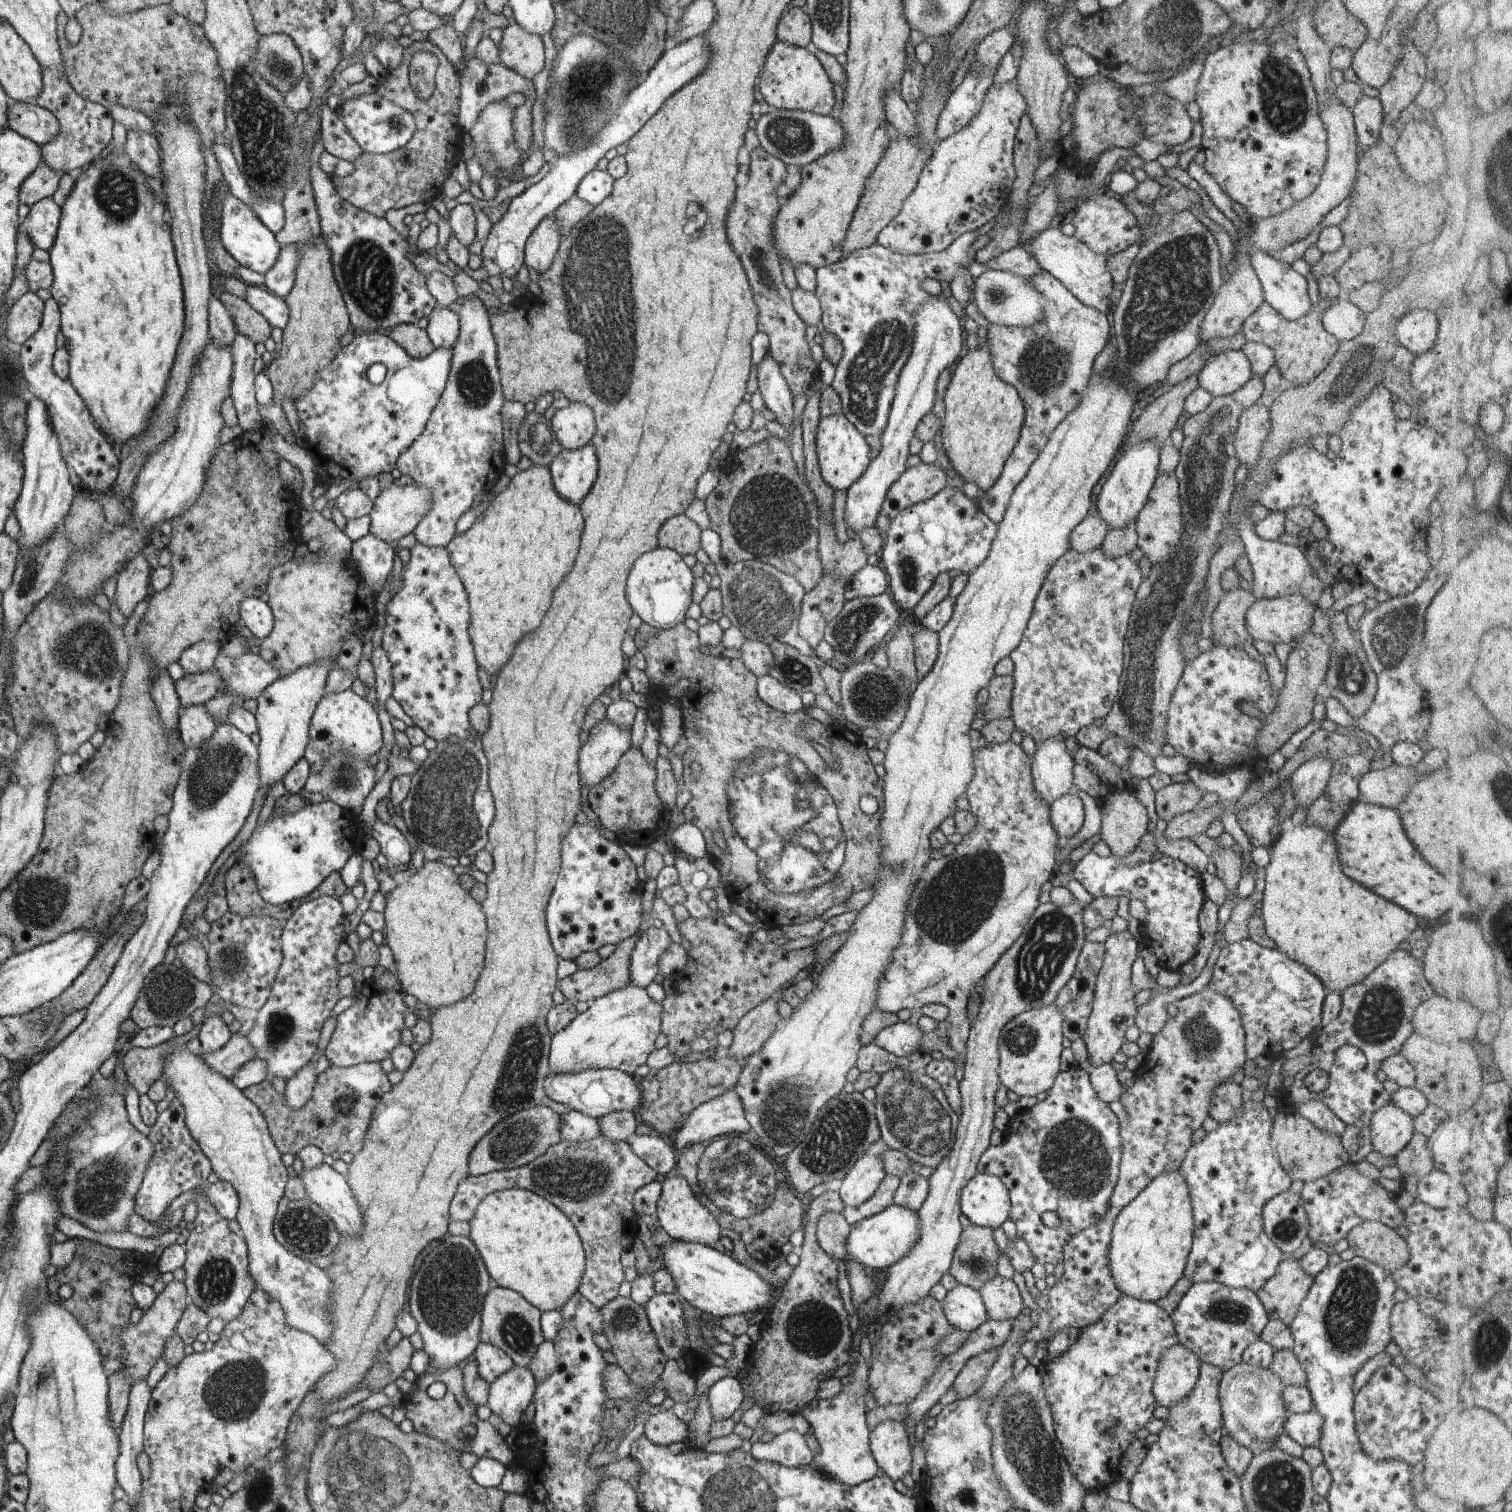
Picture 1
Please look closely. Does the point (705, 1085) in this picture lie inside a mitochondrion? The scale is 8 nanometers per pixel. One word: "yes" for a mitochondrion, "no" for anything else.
no

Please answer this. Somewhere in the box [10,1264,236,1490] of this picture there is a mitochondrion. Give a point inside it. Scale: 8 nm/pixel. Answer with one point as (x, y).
(44, 1376)

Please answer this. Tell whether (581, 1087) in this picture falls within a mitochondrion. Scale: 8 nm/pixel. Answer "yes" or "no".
no

